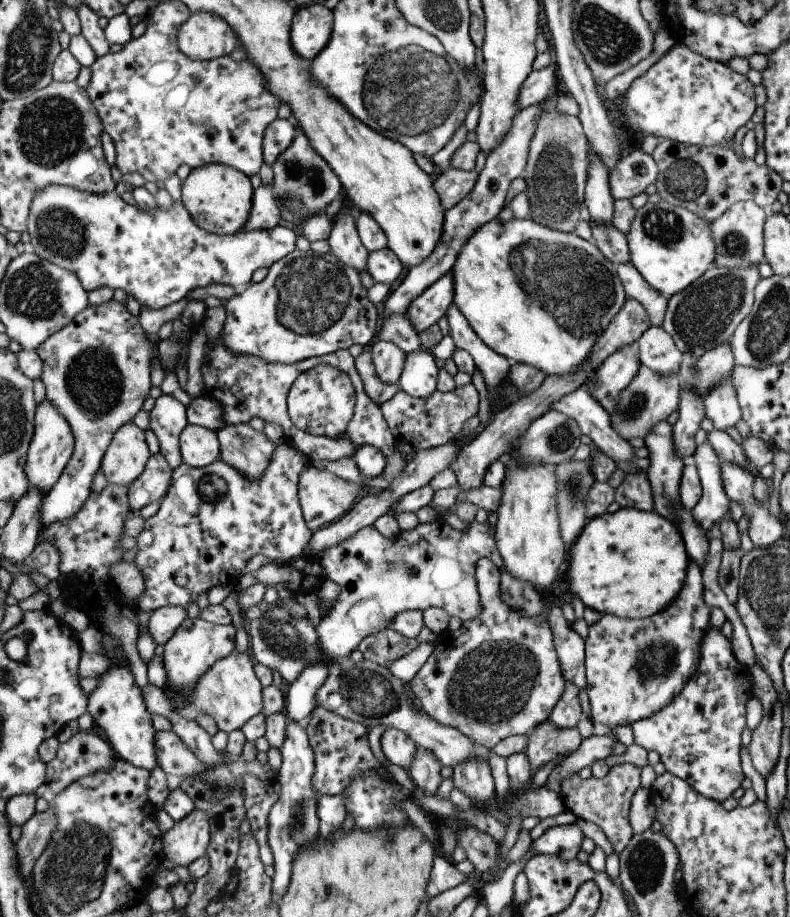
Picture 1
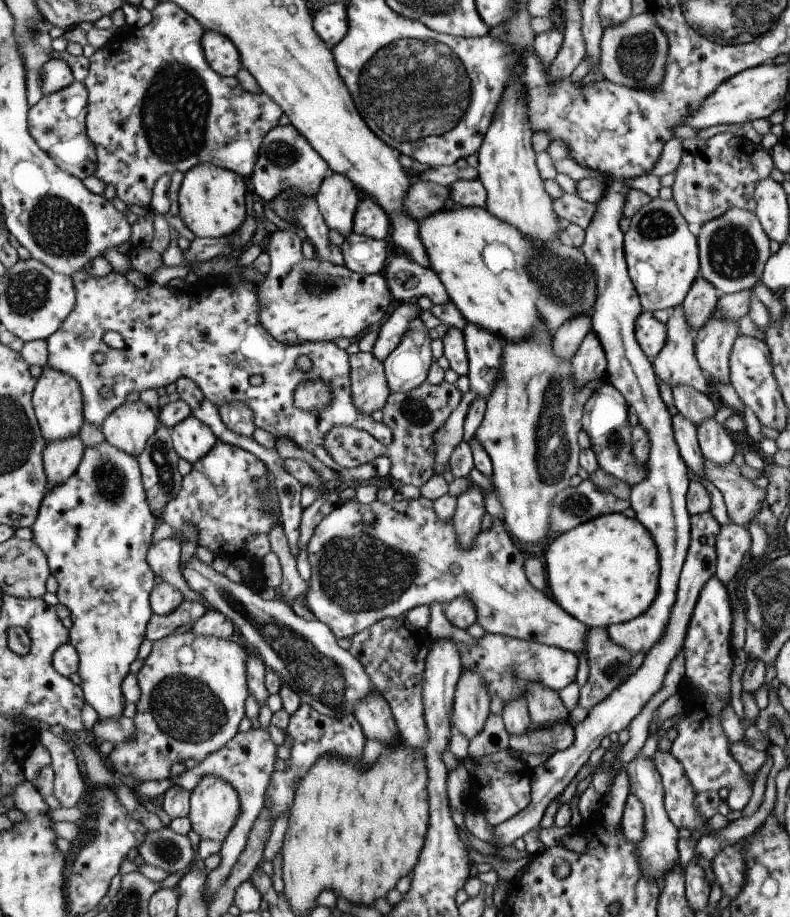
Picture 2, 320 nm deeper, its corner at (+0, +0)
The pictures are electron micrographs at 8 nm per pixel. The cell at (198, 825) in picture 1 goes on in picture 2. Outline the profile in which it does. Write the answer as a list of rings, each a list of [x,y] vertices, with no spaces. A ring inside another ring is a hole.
[[[204,776],[191,793],[189,818],[192,830],[203,839],[225,842],[233,827],[238,823],[241,811],[242,804],[237,789],[219,776]]]

